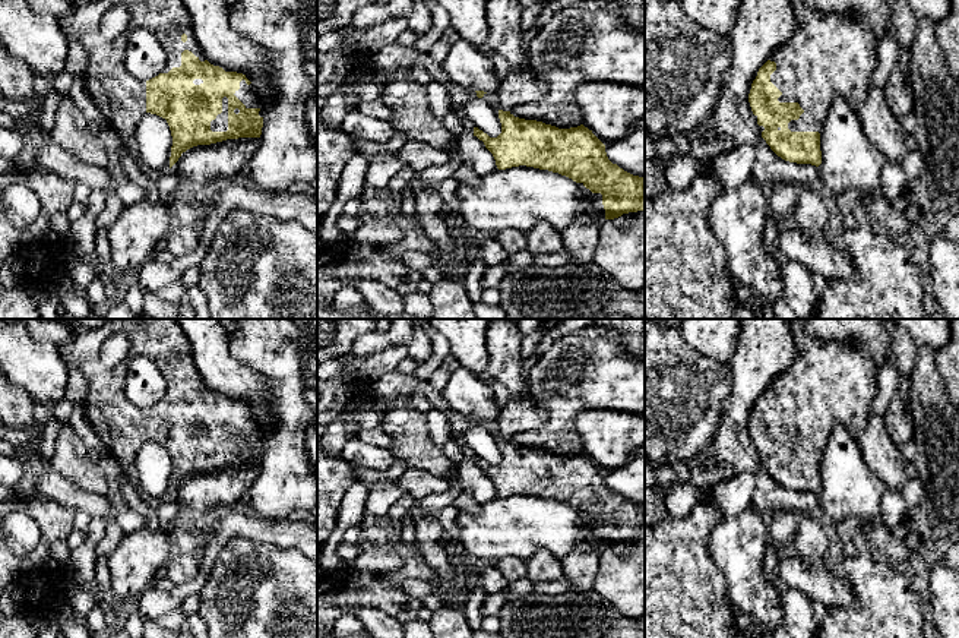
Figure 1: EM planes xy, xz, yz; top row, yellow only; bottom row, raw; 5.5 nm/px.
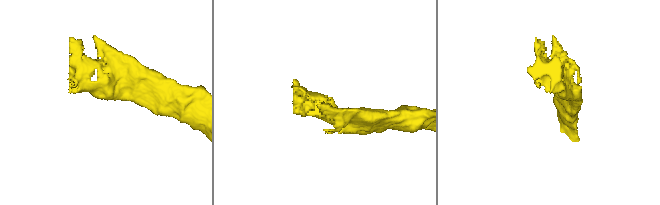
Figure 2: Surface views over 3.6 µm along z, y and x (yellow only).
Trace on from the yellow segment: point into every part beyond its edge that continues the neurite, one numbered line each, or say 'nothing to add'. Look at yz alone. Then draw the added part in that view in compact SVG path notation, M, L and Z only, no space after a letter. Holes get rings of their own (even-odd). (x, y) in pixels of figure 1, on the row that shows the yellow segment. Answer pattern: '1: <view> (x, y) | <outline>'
1: yz (828, 56) | M791 0L795 15L792 37L770 57L776 70L770 82L782 92L779 102L798 102L804 113L791 120L791 132L823 132L829 108L835 97L842 97L858 113L870 92L873 69L877 63L874 37L863 20L845 15L823 13L806 4L806 0Z

